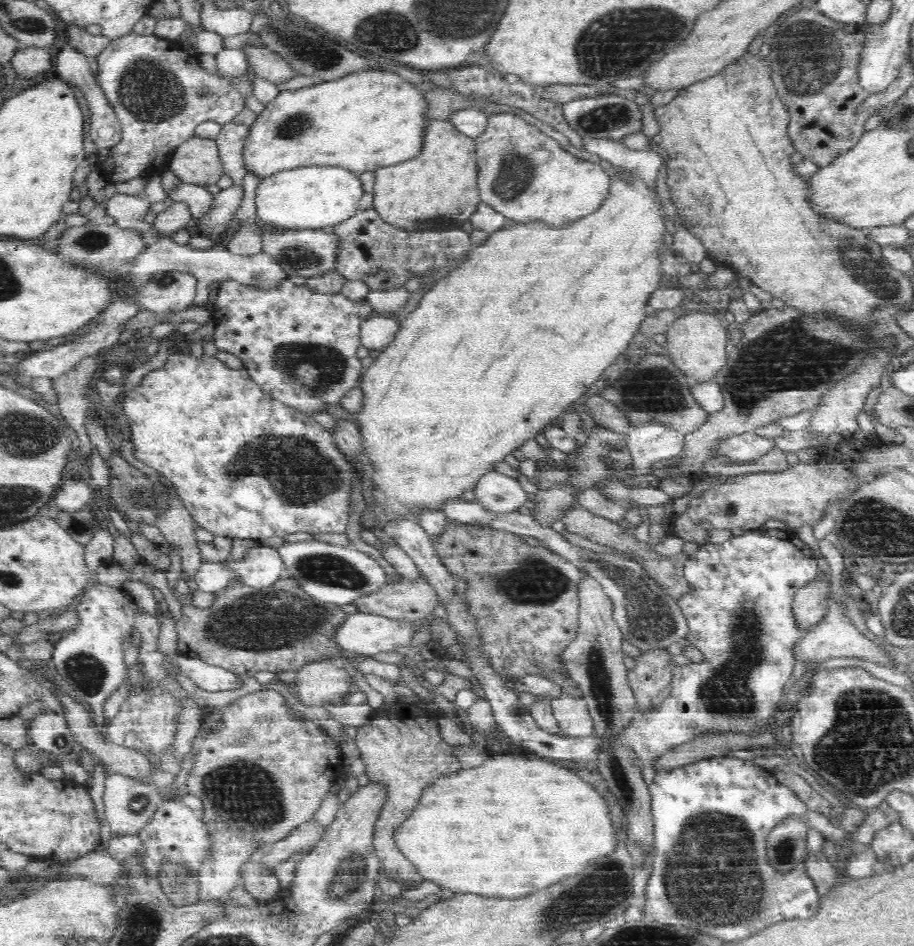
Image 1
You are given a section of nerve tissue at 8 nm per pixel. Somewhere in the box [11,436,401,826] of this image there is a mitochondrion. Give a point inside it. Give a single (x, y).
(263, 621)

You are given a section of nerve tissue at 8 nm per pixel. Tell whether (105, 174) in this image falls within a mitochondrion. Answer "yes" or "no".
no

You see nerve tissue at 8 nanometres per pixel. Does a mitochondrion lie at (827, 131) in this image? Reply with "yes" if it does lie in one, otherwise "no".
no

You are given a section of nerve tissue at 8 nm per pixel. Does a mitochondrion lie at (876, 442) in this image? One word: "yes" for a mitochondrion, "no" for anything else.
no

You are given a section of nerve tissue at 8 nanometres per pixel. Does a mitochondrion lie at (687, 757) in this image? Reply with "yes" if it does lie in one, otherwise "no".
no

